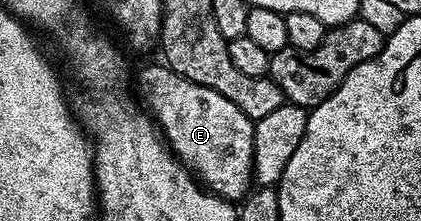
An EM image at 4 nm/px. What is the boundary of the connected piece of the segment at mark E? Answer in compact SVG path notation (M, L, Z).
M159 63L140 73L139 95L167 146L212 195L232 201L246 199L255 173L255 120L241 113L229 97L221 97L221 93L205 89L205 85L197 85Z

